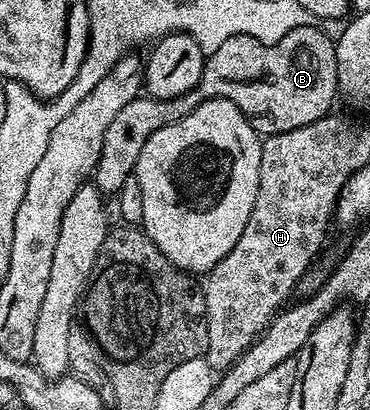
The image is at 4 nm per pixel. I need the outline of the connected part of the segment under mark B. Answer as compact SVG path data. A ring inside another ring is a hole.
M319 25L299 26L294 32L286 32L278 44L262 44L256 38L243 34L242 36L230 36L230 40L224 41L212 54L207 55L202 68L202 76L198 84L190 92L173 98L150 98L141 96L130 100L118 116L106 128L106 140L102 140L102 156L96 165L94 185L101 194L115 196L126 184L126 180L133 177L138 164L138 152L146 145L146 140L158 132L158 128L166 128L166 124L174 124L182 120L182 116L190 116L198 104L202 104L208 98L221 98L230 100L234 108L238 108L248 117L257 134L267 136L290 132L294 128L302 128L306 124L314 124L314 120L328 117L333 109L332 101L338 98L336 84L336 44L333 35L328 35Z

